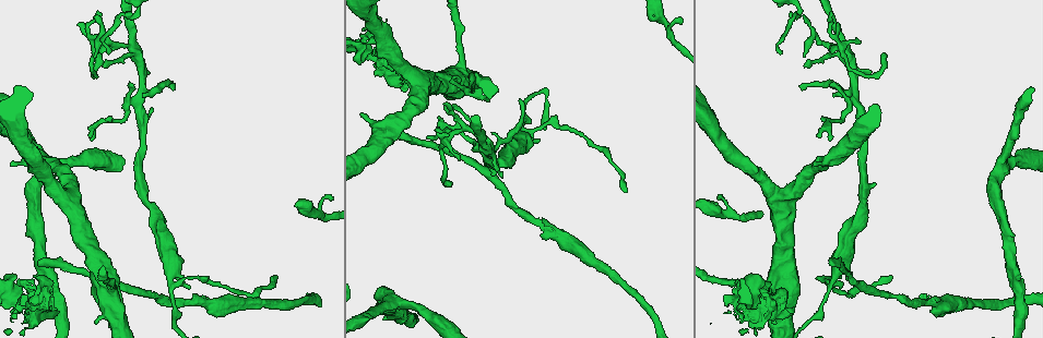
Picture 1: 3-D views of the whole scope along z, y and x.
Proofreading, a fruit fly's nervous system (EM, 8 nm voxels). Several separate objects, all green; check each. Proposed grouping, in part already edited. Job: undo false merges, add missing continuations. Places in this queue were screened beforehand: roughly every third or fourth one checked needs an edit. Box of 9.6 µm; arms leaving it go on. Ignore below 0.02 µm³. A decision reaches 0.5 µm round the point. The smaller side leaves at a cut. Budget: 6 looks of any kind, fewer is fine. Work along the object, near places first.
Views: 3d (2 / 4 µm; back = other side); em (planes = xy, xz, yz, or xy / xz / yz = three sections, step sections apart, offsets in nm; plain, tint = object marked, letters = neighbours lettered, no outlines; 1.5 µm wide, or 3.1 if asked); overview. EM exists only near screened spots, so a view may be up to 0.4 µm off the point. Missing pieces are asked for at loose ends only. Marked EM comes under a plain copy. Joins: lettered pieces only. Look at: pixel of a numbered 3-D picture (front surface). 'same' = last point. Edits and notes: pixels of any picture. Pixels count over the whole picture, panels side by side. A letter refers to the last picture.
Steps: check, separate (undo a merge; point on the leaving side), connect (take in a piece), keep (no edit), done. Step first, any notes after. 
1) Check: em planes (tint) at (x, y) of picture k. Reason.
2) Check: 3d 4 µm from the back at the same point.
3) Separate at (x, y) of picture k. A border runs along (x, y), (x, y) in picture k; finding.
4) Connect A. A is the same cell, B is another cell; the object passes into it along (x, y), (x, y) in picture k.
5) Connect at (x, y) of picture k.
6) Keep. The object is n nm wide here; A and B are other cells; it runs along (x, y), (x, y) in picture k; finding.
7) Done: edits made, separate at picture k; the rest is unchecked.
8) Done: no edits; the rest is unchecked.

Check: em xy step 4 (tint) at (207, 303) of picture 1. Thick turns thin.

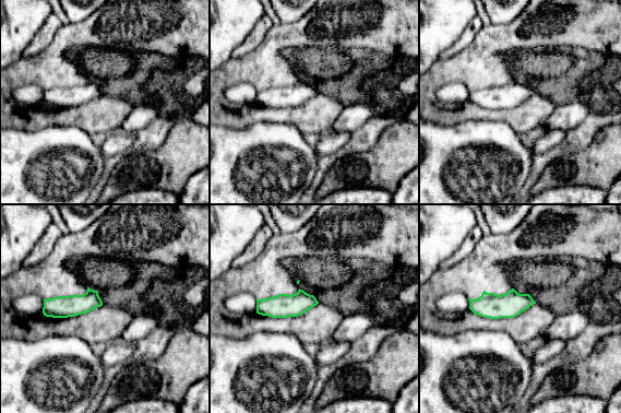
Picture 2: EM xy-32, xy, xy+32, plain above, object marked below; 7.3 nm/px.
Check: em planes (letters) at the same point. Another direction.

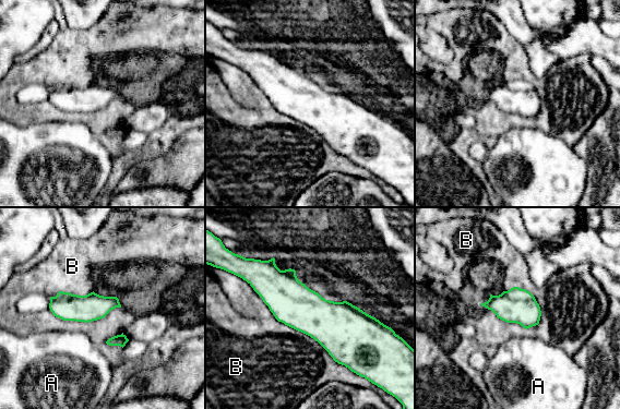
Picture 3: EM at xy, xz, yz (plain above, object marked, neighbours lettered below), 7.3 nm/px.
Keep. The longest contact is with B, 360 nm; A and B are other cells; a border runs along (504, 290), (525, 288), (539, 323) in picture 3; all the same neuron.

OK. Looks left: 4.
Check: em planes (tint) at (780, 51) of picture 1. Free end.

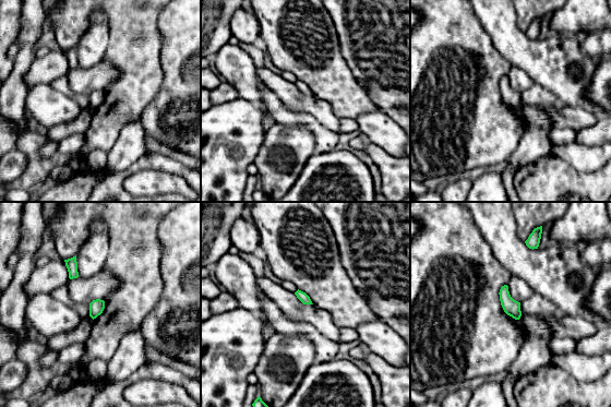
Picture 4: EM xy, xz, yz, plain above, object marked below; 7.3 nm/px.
Check: em planes (letters) at the same point. See the neighbours.

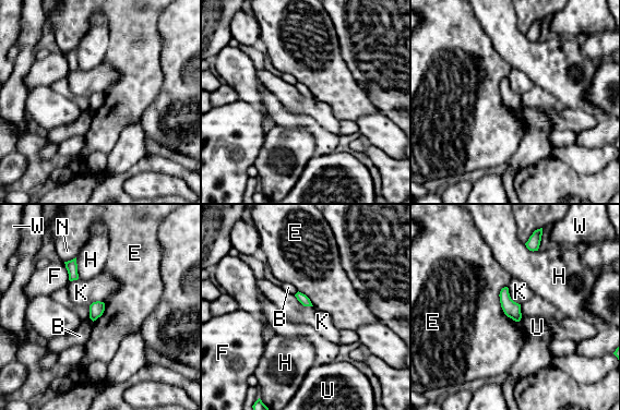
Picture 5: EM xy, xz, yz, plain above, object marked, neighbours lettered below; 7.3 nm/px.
Keep. B, E, F, H, K, N, U and W are other cells; no lettered piece goes on from it.

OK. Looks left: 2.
Check: em xy step 8 (tint) at (726, 298) of picture 1. Branch stops here.

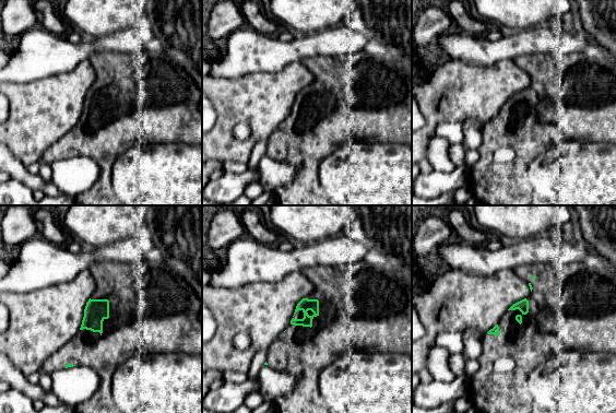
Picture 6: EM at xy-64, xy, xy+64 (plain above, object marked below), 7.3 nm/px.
Check: em xy step 8 (letters) at the same point.

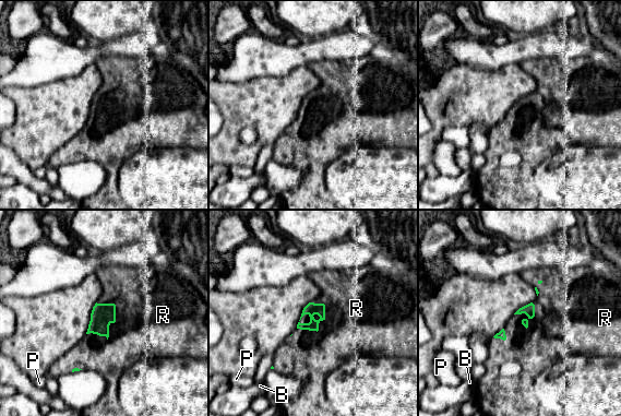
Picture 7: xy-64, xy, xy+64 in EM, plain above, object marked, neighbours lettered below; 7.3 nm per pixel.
Connect R. The longest contact is with R, 320 nm; R is the same cell, B and P are other cells; it goes on there.

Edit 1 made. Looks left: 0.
Done: edits made, connect at picture 7; the rest is unchecked.

